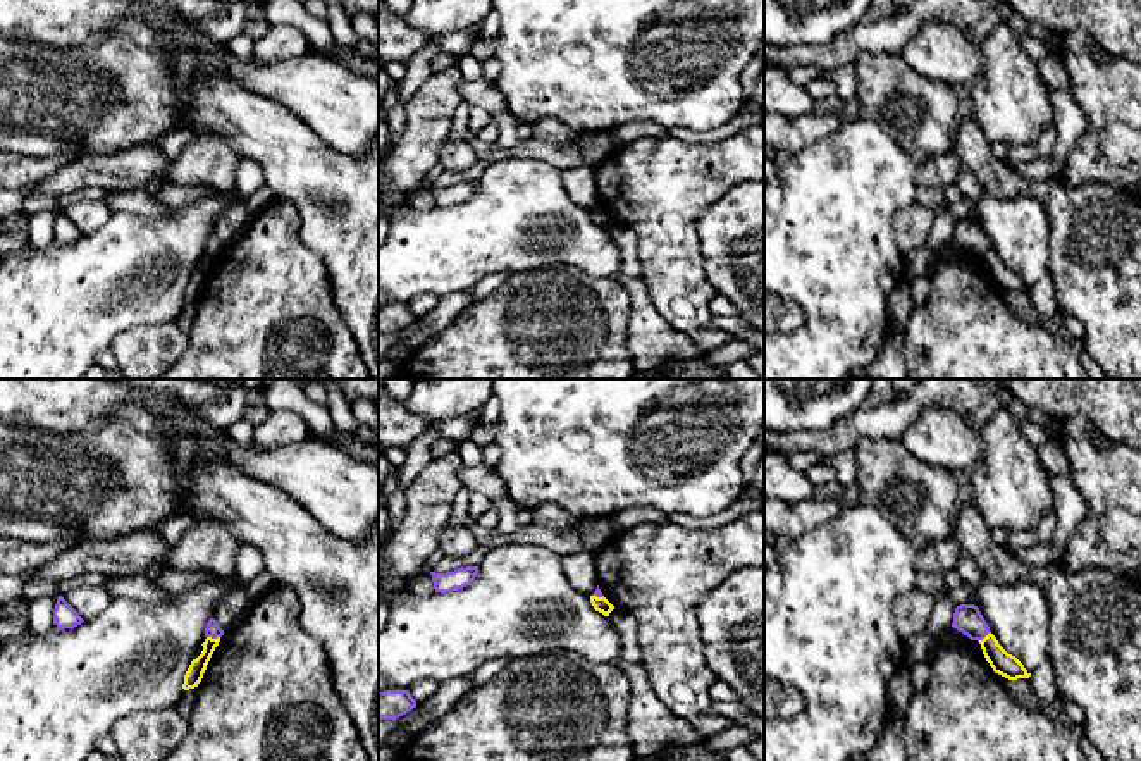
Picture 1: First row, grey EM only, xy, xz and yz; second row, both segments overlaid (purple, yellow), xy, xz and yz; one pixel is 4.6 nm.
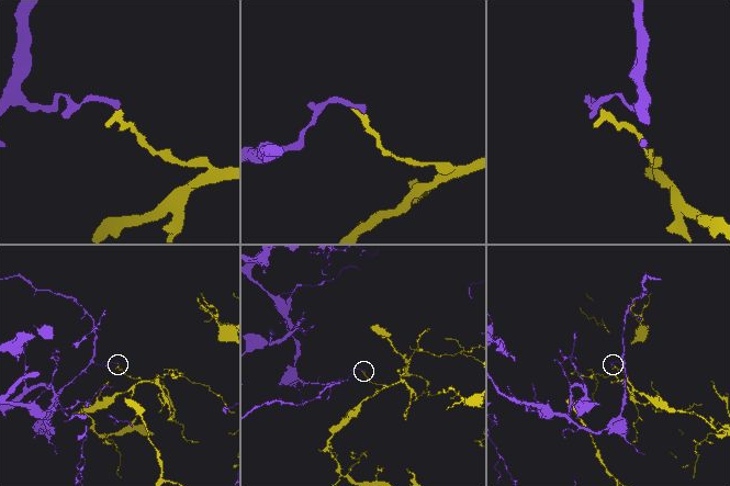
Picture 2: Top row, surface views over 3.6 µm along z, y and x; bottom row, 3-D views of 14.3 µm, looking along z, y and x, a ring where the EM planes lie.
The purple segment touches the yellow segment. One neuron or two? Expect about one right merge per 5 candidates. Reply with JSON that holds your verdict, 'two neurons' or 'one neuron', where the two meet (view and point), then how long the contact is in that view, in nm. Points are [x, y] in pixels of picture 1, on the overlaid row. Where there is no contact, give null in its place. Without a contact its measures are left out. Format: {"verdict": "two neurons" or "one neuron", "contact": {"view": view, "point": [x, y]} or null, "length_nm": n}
{"verdict": "two neurons", "contact": {"view": "xy", "point": [214, 637]}, "length_nm": 60}

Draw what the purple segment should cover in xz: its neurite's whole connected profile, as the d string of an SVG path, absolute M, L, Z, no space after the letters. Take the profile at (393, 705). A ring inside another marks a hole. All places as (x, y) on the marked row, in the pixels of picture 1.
M384 690L379 694L379 718L396 720L416 708L410 690Z

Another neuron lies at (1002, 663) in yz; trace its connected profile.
M991 632L983 640L979 640L979 644L986 661L990 663L995 673L1008 680L1031 677L1024 665L1003 649Z

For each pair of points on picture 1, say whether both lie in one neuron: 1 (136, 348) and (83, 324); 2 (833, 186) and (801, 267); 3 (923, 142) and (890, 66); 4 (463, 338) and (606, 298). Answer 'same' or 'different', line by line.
1: different
2: same
3: same
4: same

